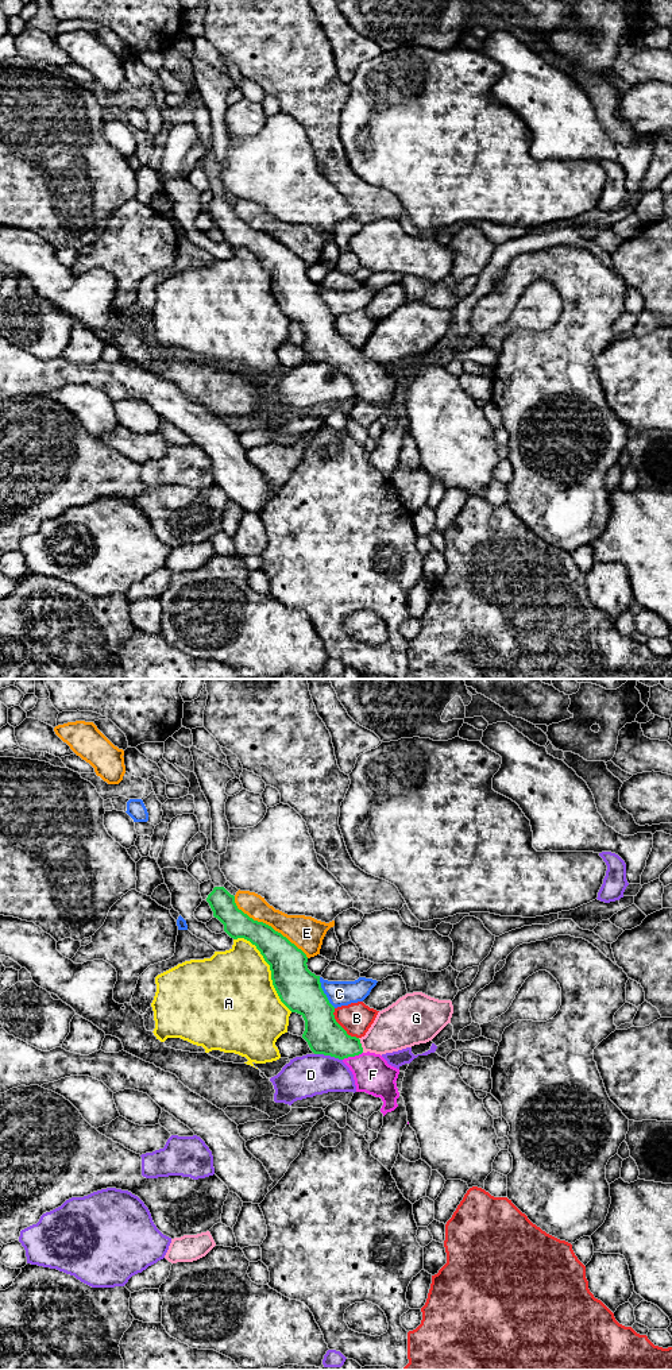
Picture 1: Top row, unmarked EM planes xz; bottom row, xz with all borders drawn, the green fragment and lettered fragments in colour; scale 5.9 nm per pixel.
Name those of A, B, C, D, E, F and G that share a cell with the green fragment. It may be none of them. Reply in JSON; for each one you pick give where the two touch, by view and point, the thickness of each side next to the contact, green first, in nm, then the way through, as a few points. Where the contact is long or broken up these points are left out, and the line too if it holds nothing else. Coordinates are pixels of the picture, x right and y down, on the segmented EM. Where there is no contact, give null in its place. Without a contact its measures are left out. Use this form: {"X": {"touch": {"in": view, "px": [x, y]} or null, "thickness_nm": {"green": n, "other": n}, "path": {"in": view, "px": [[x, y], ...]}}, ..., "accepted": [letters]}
{"F": {"touch": {"in": "xz", "px": [352, 1056]}, "thickness_nm": {"green": 220, "other": 220}, "path": {"in": "xz", "px": [[324, 1035], [342, 1045], [352, 1056], [373, 1075]]}}, "accepted": ["F"]}

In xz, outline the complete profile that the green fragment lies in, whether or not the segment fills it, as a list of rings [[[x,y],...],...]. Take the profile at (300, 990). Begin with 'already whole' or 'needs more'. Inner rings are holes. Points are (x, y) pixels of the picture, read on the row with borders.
needs more; [[[215,887],[208,895],[213,916],[224,925],[224,931],[233,939],[244,938],[263,956],[264,961],[270,965],[273,985],[281,999],[281,1002],[291,1011],[300,1014],[305,1020],[305,1031],[302,1038],[308,1042],[310,1050],[314,1054],[331,1056],[341,1060],[352,1072],[356,1092],[366,1092],[375,1097],[381,1097],[383,1105],[381,1112],[383,1116],[387,1112],[394,1111],[398,1104],[397,1099],[399,1092],[397,1088],[397,1078],[399,1069],[387,1064],[387,1061],[375,1053],[364,1053],[360,1039],[351,1037],[335,1019],[335,1007],[329,1003],[320,983],[320,976],[316,976],[308,969],[308,957],[291,943],[281,933],[275,931],[271,926],[254,921],[235,903],[235,896],[231,895],[224,887]]]

